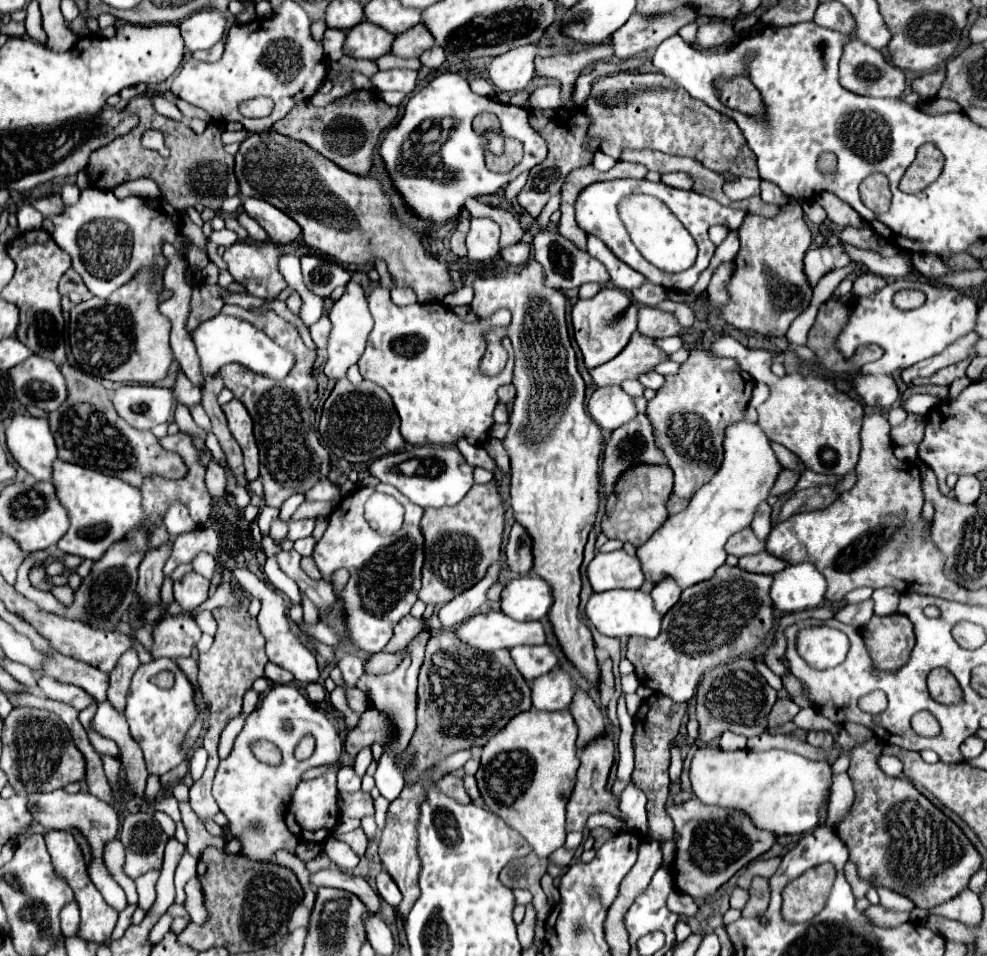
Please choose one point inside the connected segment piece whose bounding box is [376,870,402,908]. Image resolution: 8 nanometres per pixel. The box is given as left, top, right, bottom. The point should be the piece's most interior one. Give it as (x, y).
(388, 890)

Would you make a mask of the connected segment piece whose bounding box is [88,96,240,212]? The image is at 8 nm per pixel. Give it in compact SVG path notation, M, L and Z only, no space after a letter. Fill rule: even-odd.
M138 96L130 100L128 108L132 108L132 112L140 116L140 128L136 128L136 132L130 132L128 136L116 138L112 144L100 148L100 152L94 152L90 156L88 174L90 174L90 184L94 188L112 190L126 180L152 178L160 186L162 198L178 212L184 212L188 206L196 206L196 204L220 208L226 196L240 194L238 180L234 176L234 156L226 154L220 142L220 134L224 132L222 124L210 122L204 134L196 134L184 122L176 122L166 116L160 116L154 110L154 104L148 96ZM150 128L158 128L164 132L166 148L170 150L168 158L162 158L154 150L142 148L140 138Z

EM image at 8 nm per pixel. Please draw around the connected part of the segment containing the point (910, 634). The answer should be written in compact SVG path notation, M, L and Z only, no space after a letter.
M904 614L874 616L860 632L880 670L898 670L904 666L916 644L912 622Z

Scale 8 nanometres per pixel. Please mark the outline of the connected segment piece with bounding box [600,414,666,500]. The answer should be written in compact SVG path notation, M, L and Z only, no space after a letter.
M638 414L636 420L630 420L628 424L616 428L616 432L610 434L610 438L604 444L604 452L602 452L602 478L600 478L600 494L606 500L612 492L614 486L618 482L618 478L630 470L636 464L648 464L648 466L664 466L666 464L666 456L664 452L656 446L654 436L652 436L652 424L646 418L646 414Z

